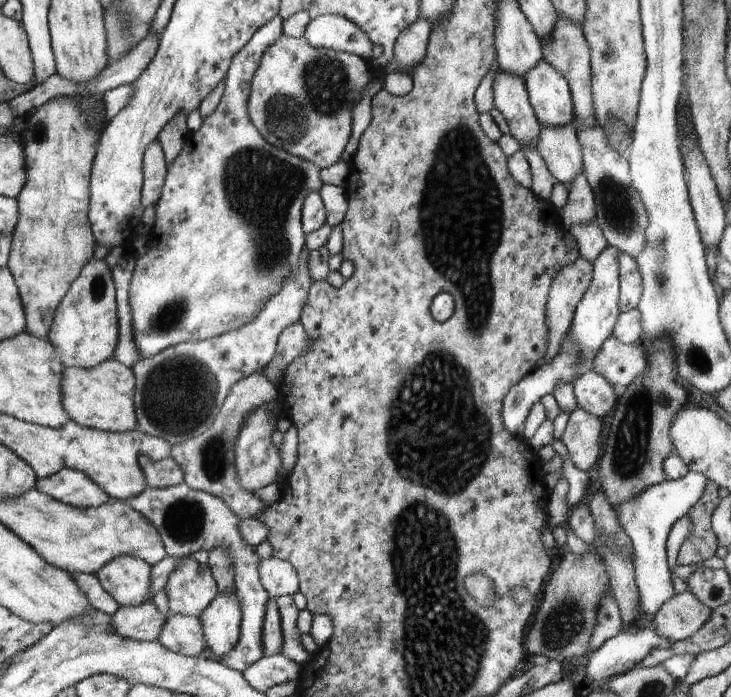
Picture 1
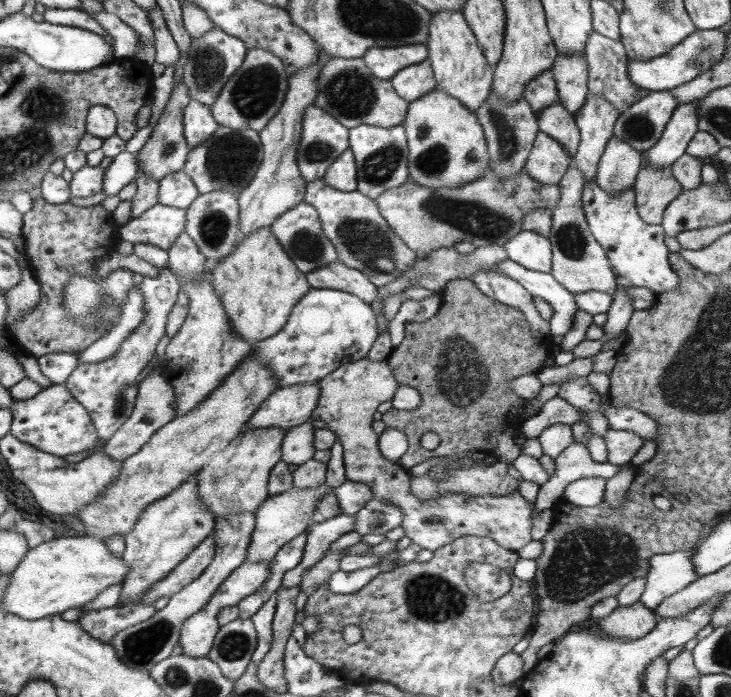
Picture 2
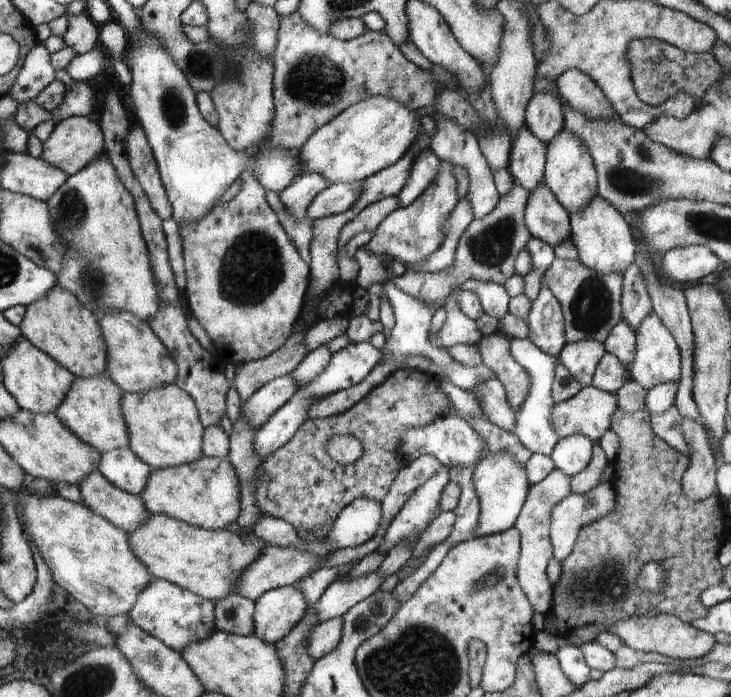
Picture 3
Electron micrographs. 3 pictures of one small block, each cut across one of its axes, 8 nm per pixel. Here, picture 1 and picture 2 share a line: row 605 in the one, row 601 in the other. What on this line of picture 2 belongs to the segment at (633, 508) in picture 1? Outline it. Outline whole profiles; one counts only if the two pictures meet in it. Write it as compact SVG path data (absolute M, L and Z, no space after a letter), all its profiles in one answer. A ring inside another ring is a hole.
M696 545L685 551L676 551L670 554L656 554L650 558L650 570L645 578L644 592L640 602L650 610L656 610L664 598L684 590L701 576L696 573L692 554Z

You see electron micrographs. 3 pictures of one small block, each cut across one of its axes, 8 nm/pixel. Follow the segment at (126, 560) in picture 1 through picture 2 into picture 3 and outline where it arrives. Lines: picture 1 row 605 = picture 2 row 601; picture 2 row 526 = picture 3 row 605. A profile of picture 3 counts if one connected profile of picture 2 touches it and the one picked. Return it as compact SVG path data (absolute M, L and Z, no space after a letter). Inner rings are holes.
M164 579L148 581L137 596L136 604L130 609L131 620L144 632L150 633L168 648L179 652L192 641L207 637L216 629L214 618L215 603L177 584Z

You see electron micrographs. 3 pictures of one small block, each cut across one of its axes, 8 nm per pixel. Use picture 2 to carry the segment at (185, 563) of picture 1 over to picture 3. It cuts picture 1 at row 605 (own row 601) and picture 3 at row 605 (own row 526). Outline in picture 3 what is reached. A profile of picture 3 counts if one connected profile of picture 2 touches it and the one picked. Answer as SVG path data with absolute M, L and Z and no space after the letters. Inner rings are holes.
M230 593L214 603L216 628L233 635L253 634L255 601Z

